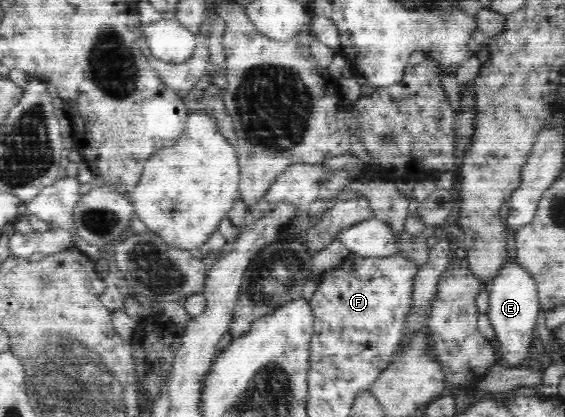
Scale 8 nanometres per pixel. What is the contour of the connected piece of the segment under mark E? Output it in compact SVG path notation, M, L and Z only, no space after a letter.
M507 262L497 277L493 279L488 297L487 315L496 334L495 341L499 341L501 353L509 361L507 365L517 365L519 361L525 359L531 347L533 329L537 323L538 312L542 309L538 302L537 284L519 263Z

